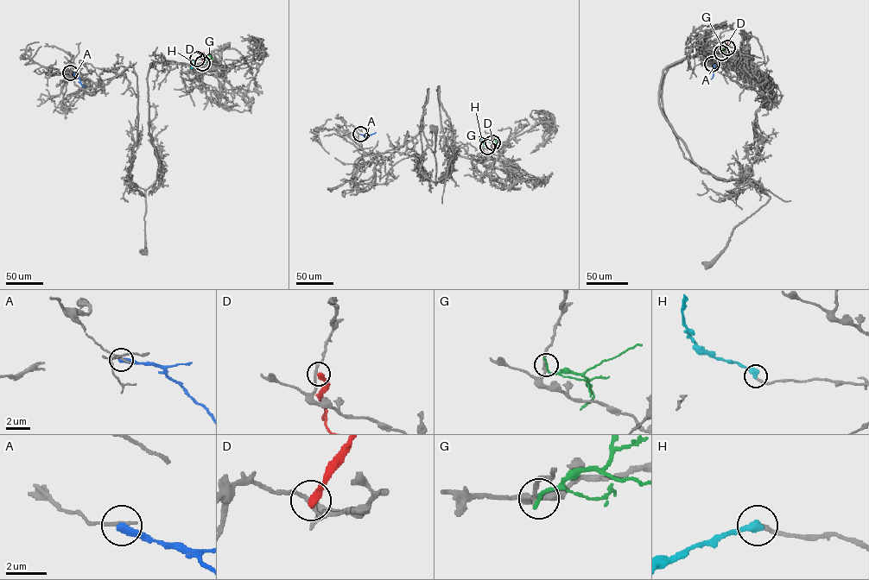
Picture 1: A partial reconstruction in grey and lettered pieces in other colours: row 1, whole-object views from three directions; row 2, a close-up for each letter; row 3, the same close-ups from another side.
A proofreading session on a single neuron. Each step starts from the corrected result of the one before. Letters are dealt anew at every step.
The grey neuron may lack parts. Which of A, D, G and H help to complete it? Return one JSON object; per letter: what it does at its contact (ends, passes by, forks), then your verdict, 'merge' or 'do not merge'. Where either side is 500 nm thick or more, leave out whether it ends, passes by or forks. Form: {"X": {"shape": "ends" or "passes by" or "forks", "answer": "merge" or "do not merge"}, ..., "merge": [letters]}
{"A": {"shape": "ends", "answer": "do not merge"}, "D": {"shape": "ends", "answer": "do not merge"}, "G": {"shape": "ends", "answer": "do not merge"}, "H": {"shape": "ends", "answer": "merge"}, "merge": ["H"]}

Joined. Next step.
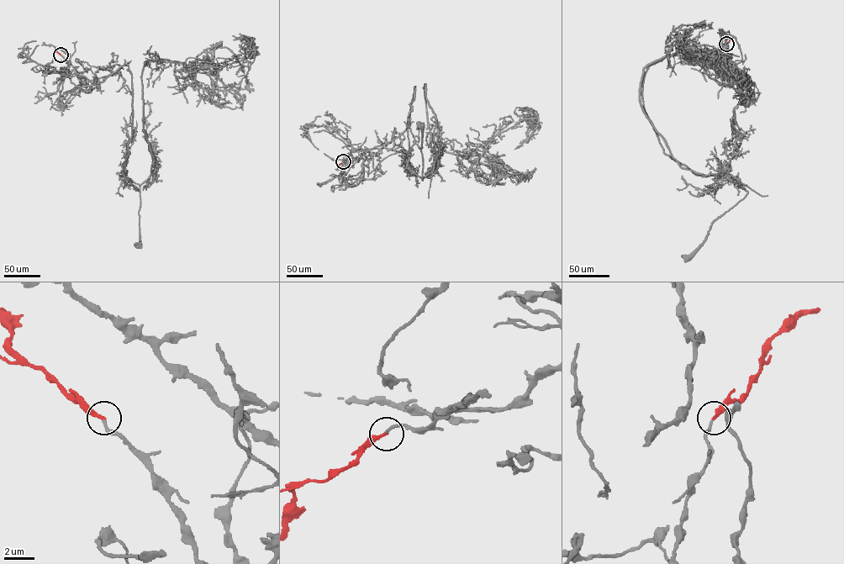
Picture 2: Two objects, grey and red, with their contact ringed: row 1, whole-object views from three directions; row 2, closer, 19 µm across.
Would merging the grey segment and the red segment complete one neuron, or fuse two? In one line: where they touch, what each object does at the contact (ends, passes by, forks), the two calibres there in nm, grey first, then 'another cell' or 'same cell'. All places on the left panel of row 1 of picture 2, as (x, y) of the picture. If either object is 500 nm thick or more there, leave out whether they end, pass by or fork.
at (60, 55); grey ends there; red ends there; 180 nm thick on the grey side, 200 nm on the other; another cell

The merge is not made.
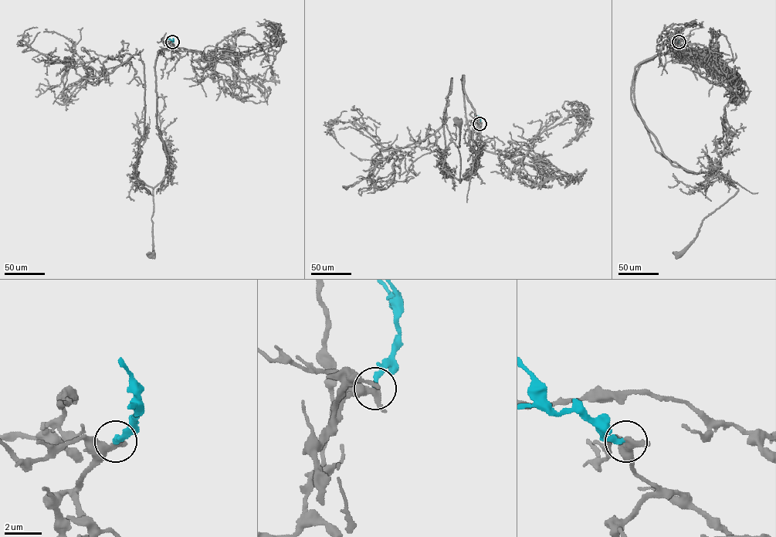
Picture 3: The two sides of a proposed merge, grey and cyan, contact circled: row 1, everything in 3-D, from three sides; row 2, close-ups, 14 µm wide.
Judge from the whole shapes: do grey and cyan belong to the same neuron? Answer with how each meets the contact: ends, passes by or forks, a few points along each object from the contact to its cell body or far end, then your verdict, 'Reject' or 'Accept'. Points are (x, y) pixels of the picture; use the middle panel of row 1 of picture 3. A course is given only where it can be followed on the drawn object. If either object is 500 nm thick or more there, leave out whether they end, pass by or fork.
At the ring grey passes by. At the ring cyan ends. Course of grey: (479, 124), (476, 131), (470, 133), (462, 76), (475, 123), (472, 171), (460, 182), (459, 124). Course of cyan: (479, 124), (479, 117), (474, 113). Accept

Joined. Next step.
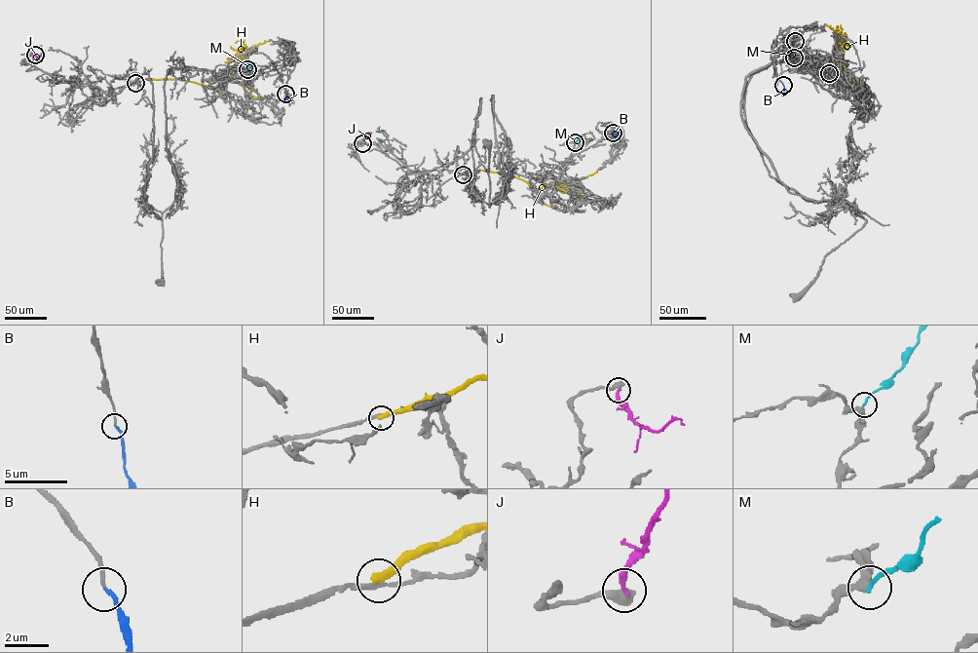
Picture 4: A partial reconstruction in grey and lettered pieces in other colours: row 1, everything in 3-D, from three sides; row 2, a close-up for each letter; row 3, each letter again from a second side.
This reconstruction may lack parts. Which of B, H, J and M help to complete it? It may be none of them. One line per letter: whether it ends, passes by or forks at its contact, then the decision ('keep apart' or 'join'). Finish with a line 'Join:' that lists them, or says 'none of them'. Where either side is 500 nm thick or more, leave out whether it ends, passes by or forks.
B: it ends; join
H: it ends; keep apart
J: keep apart
M: it ends; keep apart
Join: B

